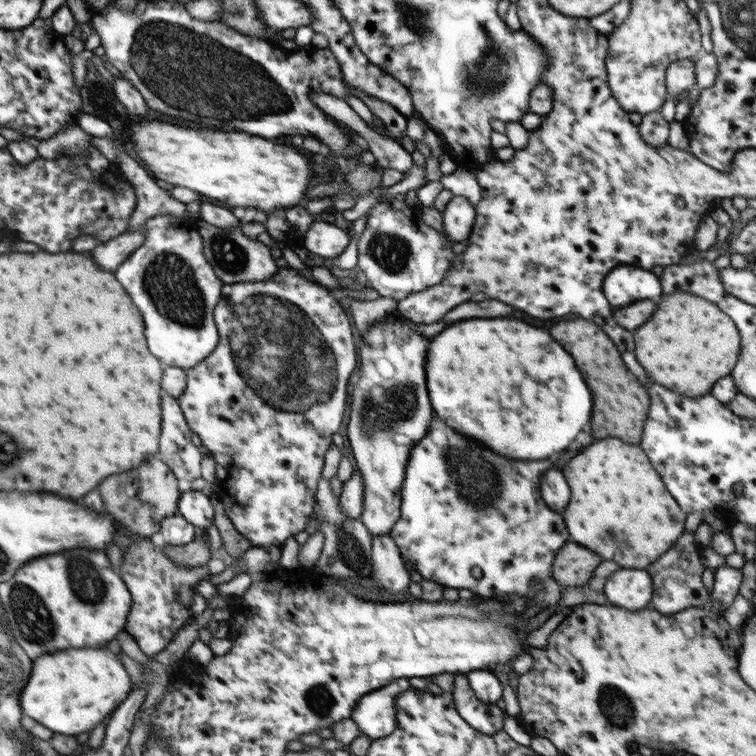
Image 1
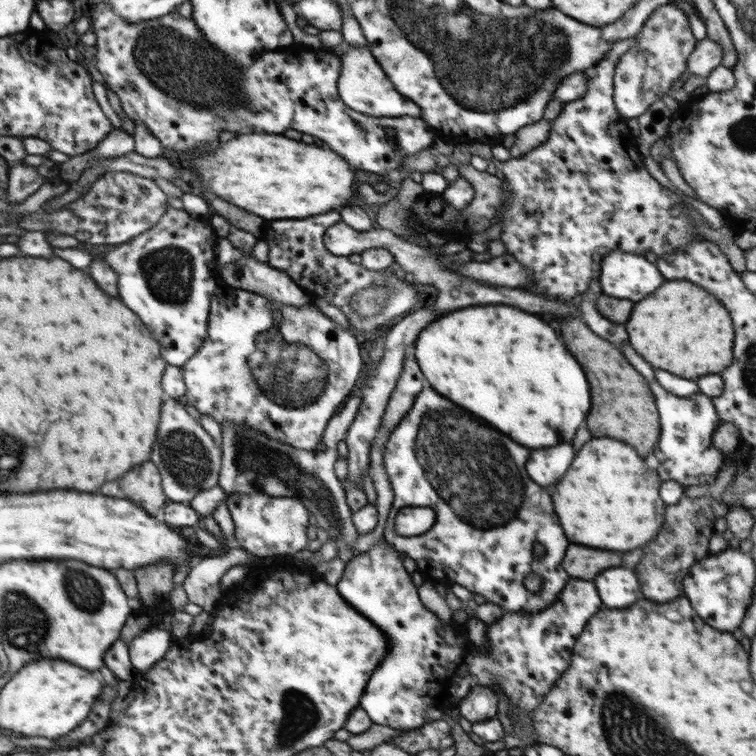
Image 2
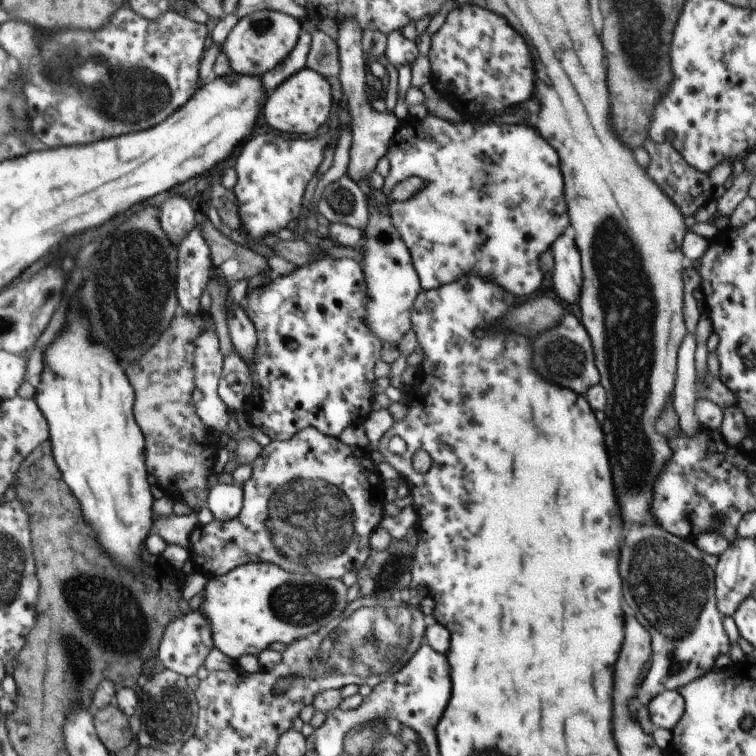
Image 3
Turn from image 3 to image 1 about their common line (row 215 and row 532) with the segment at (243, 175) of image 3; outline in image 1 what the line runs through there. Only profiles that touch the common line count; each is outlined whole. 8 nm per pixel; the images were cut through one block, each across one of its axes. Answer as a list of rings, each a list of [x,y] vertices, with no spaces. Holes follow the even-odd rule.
[[[284,266],[278,268],[278,272],[270,280],[264,282],[222,285],[220,299],[214,307],[214,318],[219,332],[218,345],[201,363],[185,370],[187,385],[186,390],[178,398],[179,404],[182,406],[188,426],[192,432],[198,434],[202,444],[208,449],[208,455],[216,462],[217,495],[236,530],[250,540],[252,547],[281,546],[290,536],[295,537],[302,532],[308,520],[314,516],[316,489],[324,466],[324,456],[332,444],[332,436],[338,432],[344,418],[348,398],[346,388],[349,385],[350,374],[358,366],[350,315],[344,302],[334,298],[328,288],[314,280],[308,280],[291,267]]]

